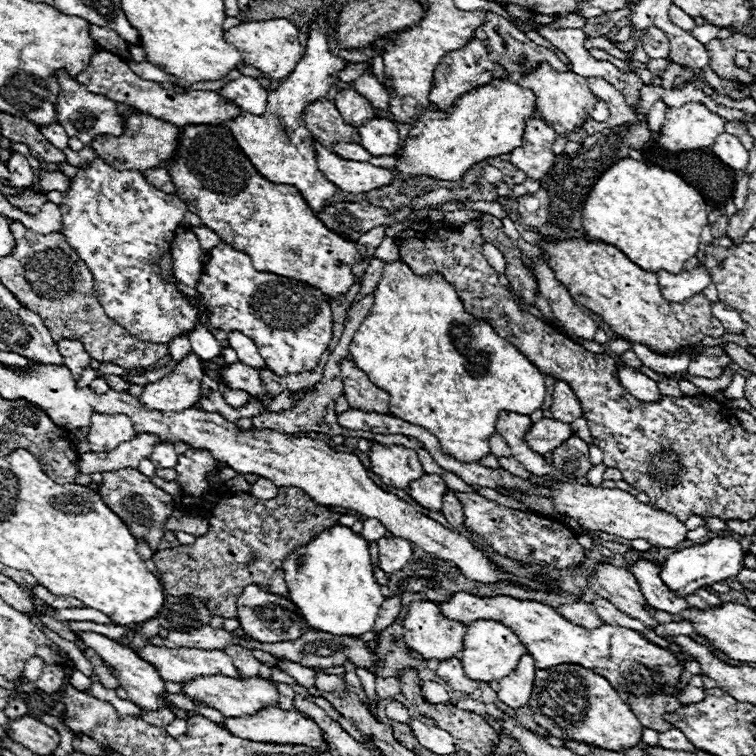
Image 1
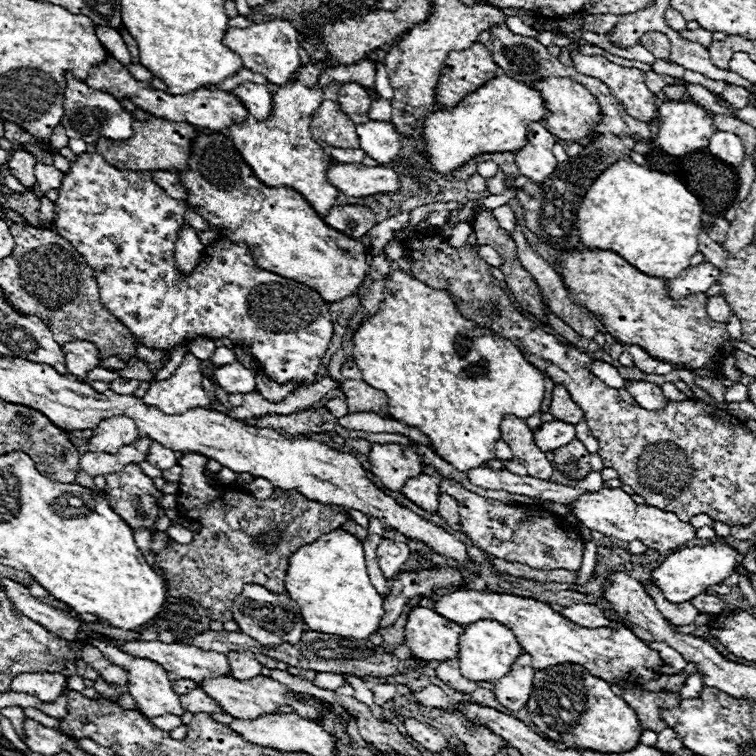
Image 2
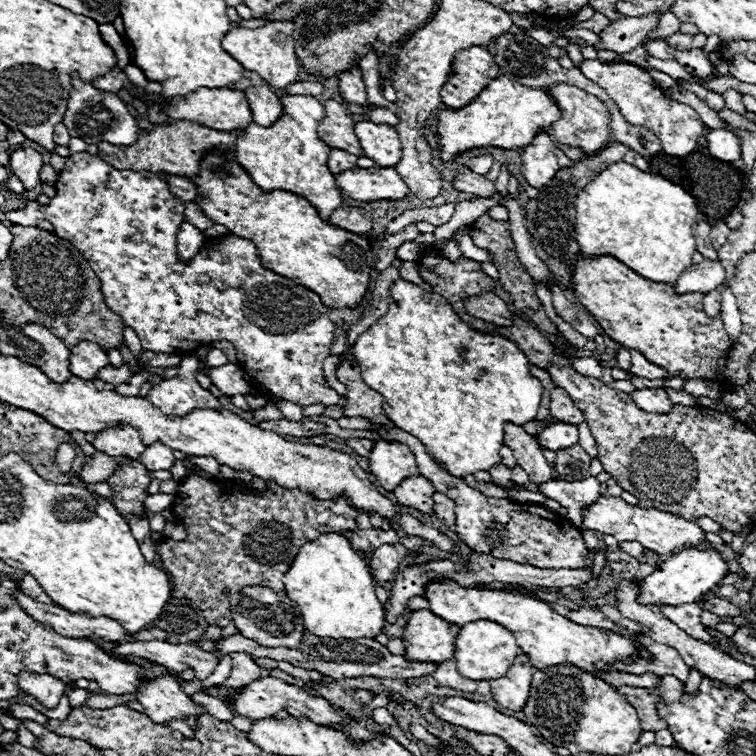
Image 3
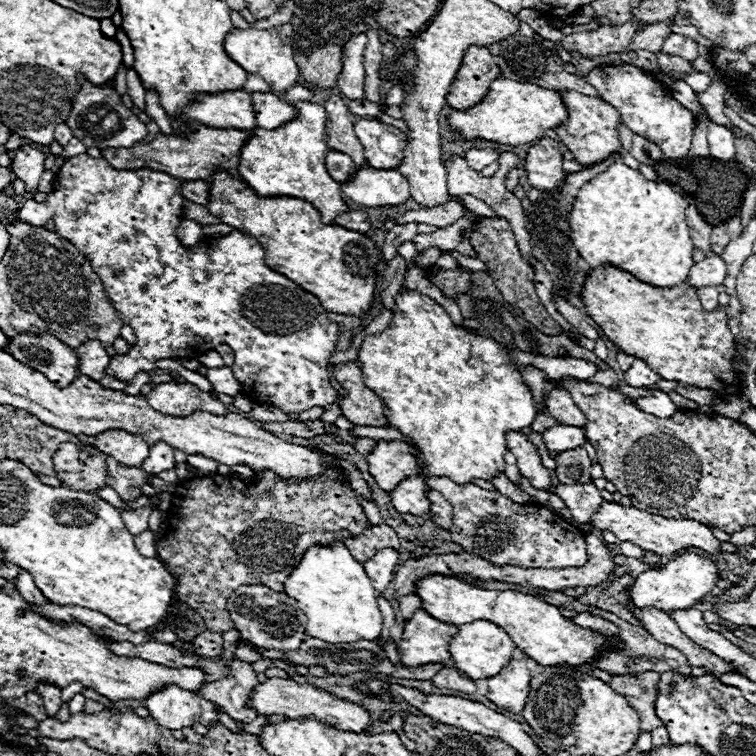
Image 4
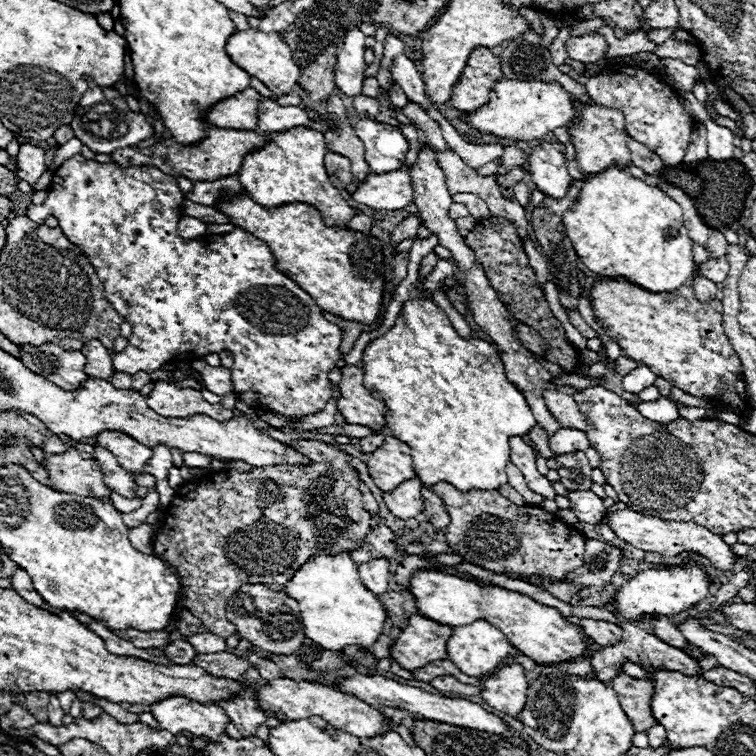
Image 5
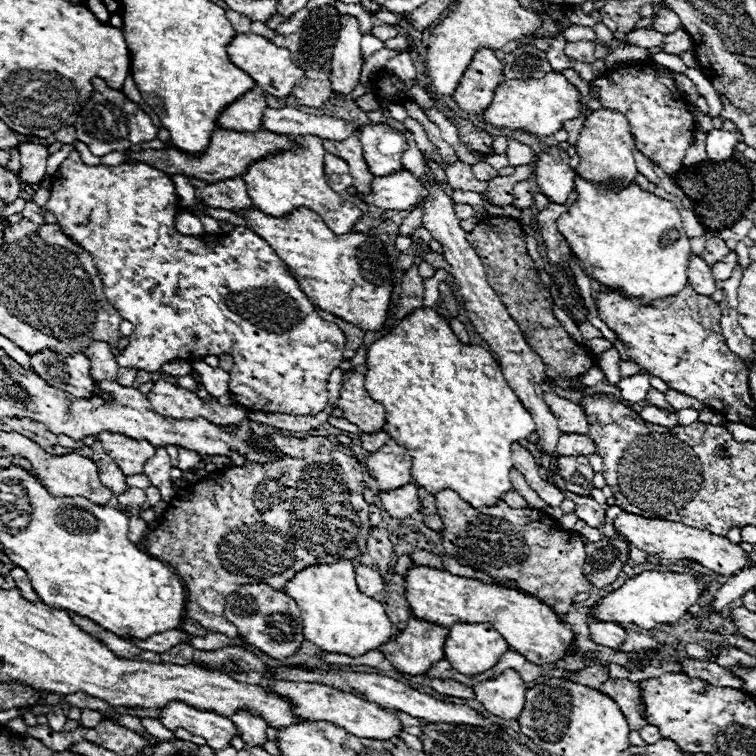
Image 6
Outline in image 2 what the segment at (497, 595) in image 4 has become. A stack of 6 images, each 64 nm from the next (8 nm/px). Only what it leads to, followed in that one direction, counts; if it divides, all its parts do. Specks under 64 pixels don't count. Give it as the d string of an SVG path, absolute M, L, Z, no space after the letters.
M454 588L442 596L434 598L432 606L444 618L466 626L476 620L496 620L514 632L518 644L526 654L532 656L534 668L548 668L564 662L580 664L590 674L604 678L606 682L614 682L624 688L624 682L640 686L646 680L656 678L658 674L652 668L660 666L662 660L658 652L650 650L640 638L636 638L630 630L614 630L614 628L584 628L562 614L554 612L548 604L538 602L534 598L522 598L514 594L498 594L498 592L478 592Z

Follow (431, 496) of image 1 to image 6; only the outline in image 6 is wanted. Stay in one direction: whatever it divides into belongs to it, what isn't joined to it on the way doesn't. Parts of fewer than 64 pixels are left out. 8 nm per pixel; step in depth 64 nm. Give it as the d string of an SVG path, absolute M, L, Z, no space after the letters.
M408 484L398 490L382 490L380 502L382 502L382 508L392 518L410 518L412 514L416 514L420 510L416 484Z

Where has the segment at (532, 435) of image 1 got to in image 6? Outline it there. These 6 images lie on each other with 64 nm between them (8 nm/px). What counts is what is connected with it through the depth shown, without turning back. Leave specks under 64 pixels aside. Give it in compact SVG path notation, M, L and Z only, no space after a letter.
M562 434L558 438L558 448L556 448L558 456L570 456L570 454L596 454L596 446L594 442L584 436L584 434Z

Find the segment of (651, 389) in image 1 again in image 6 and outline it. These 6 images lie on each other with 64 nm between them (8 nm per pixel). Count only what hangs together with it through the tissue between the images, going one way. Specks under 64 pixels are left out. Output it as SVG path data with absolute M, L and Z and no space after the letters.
M644 406L640 410L640 416L642 416L644 422L652 422L656 426L666 426L666 428L678 426L678 418L674 414L668 414L666 410L656 408L656 406Z

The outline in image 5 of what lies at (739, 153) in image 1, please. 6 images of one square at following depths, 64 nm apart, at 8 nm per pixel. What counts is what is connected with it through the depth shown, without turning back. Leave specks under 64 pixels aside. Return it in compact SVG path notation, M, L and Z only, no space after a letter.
M710 118L704 120L708 128L708 156L710 158L732 158L734 154L734 132L724 126L716 126Z

